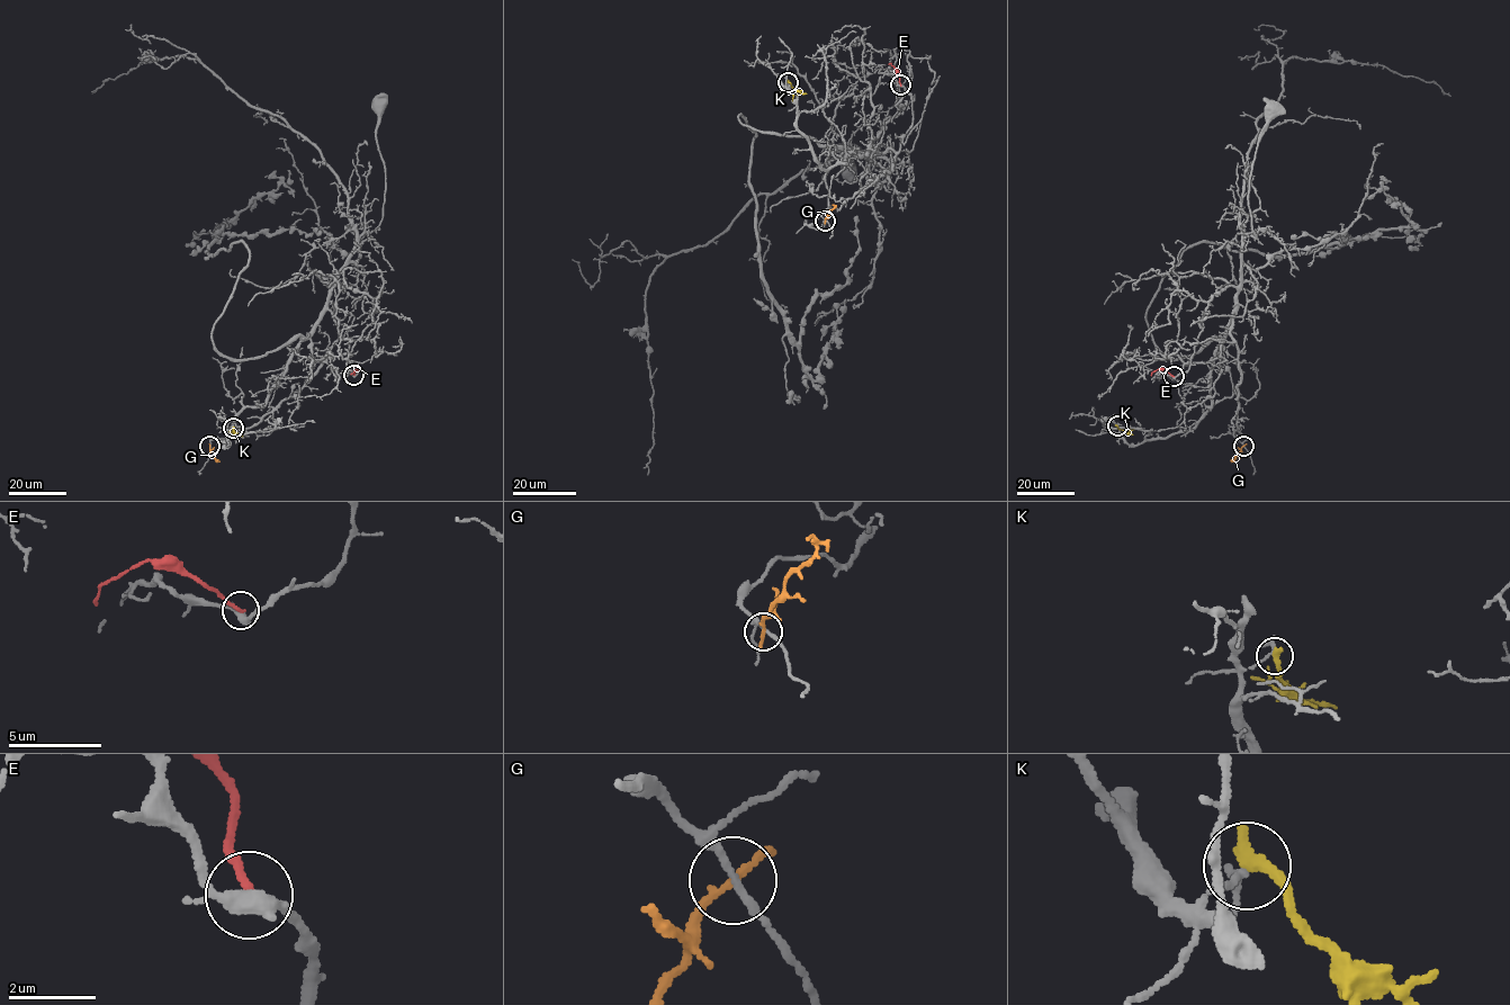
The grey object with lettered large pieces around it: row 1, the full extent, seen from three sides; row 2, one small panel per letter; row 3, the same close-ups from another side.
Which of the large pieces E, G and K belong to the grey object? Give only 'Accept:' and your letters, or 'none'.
Accept: none

